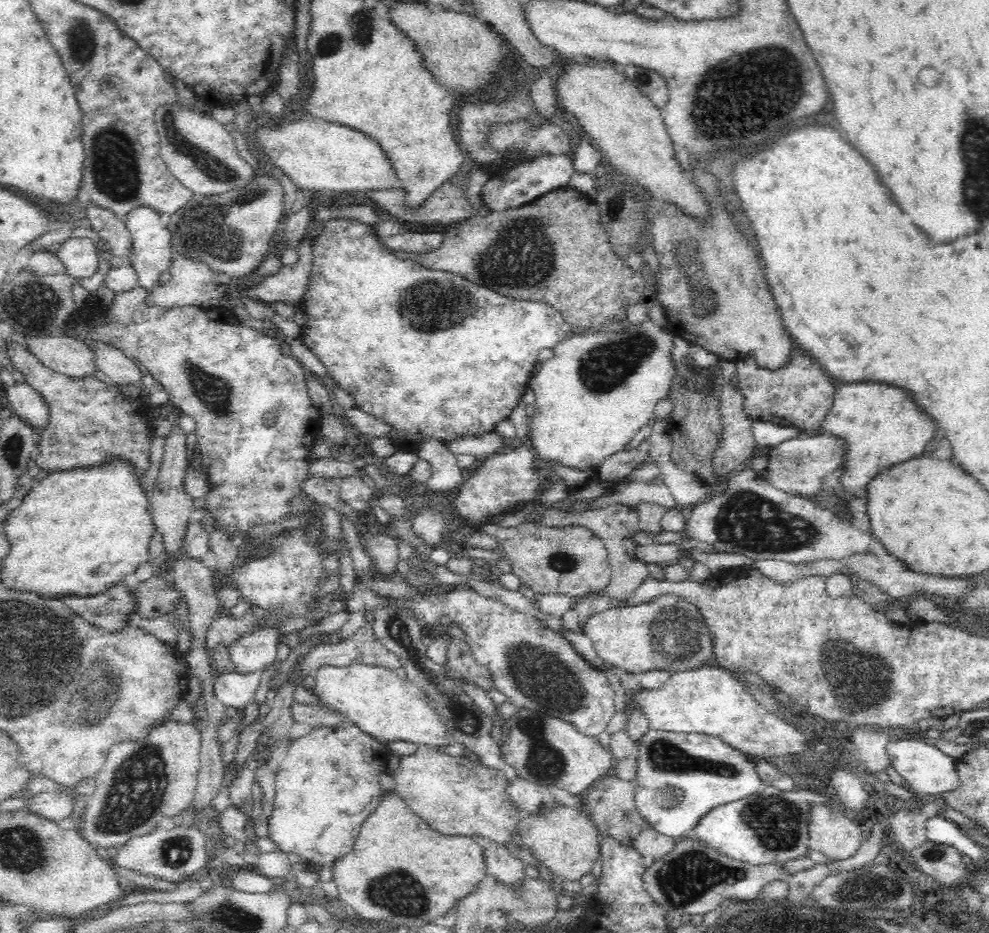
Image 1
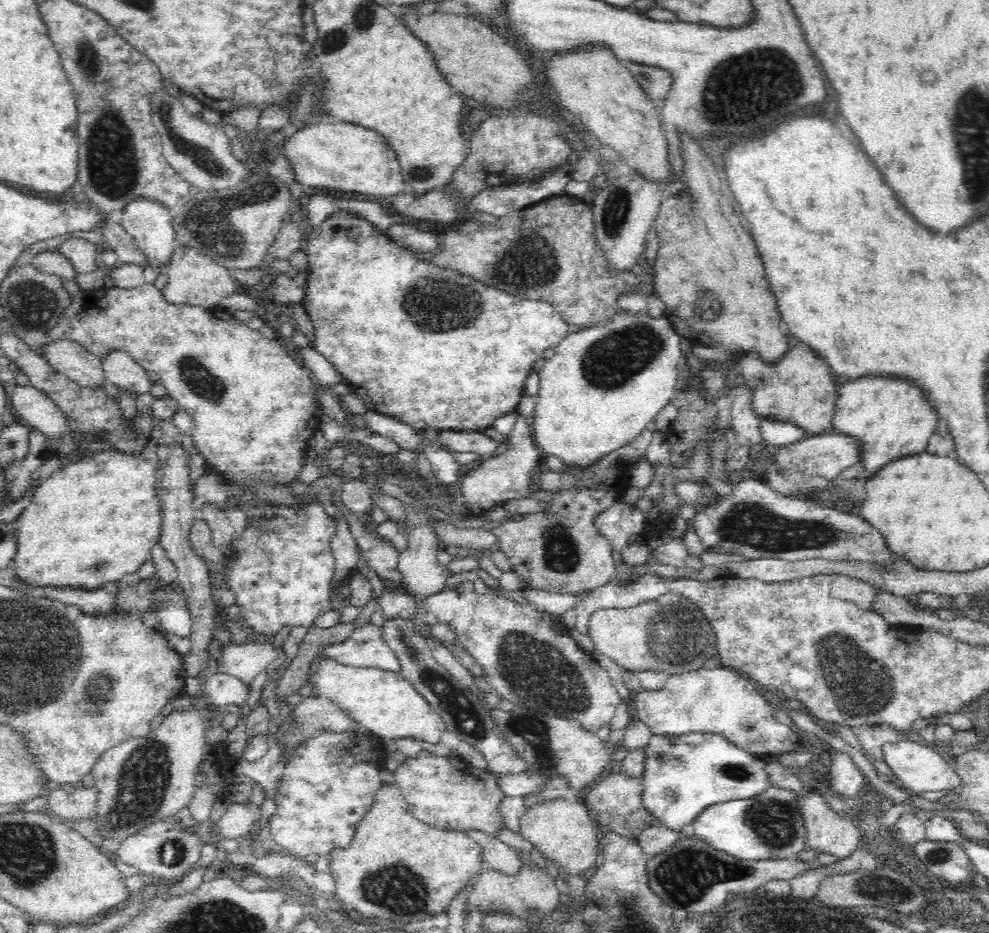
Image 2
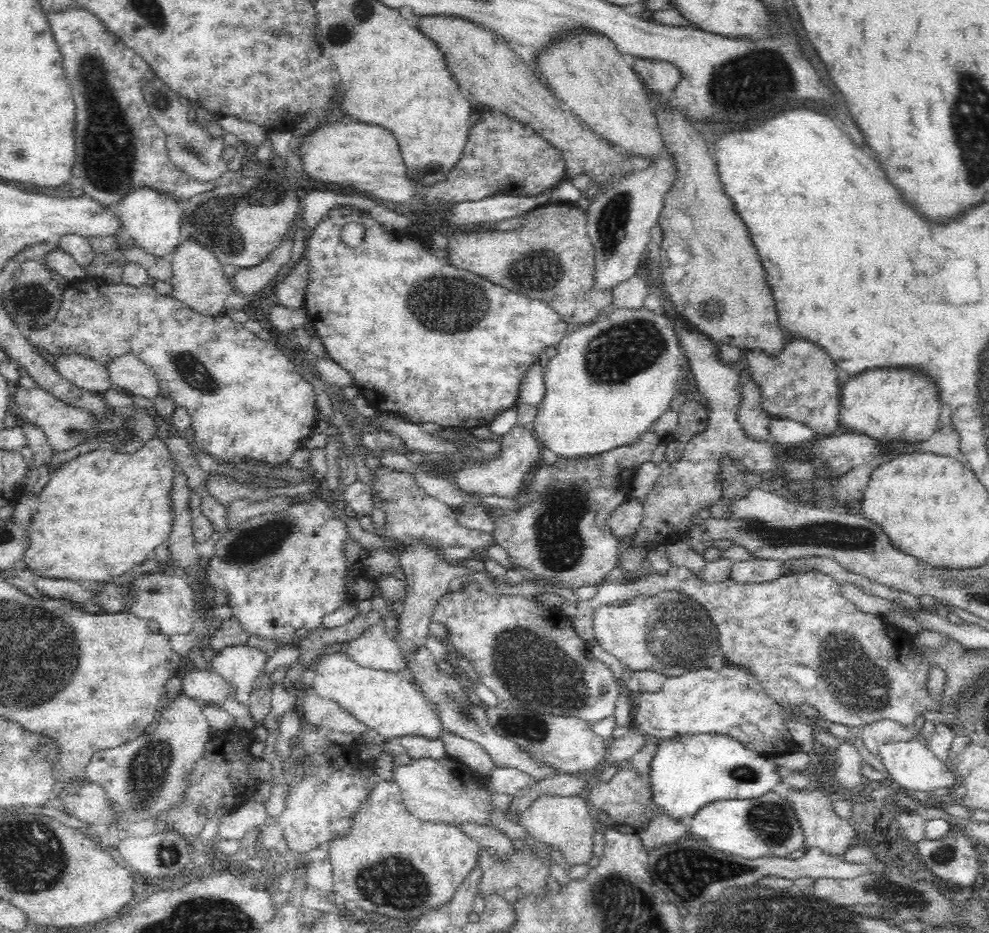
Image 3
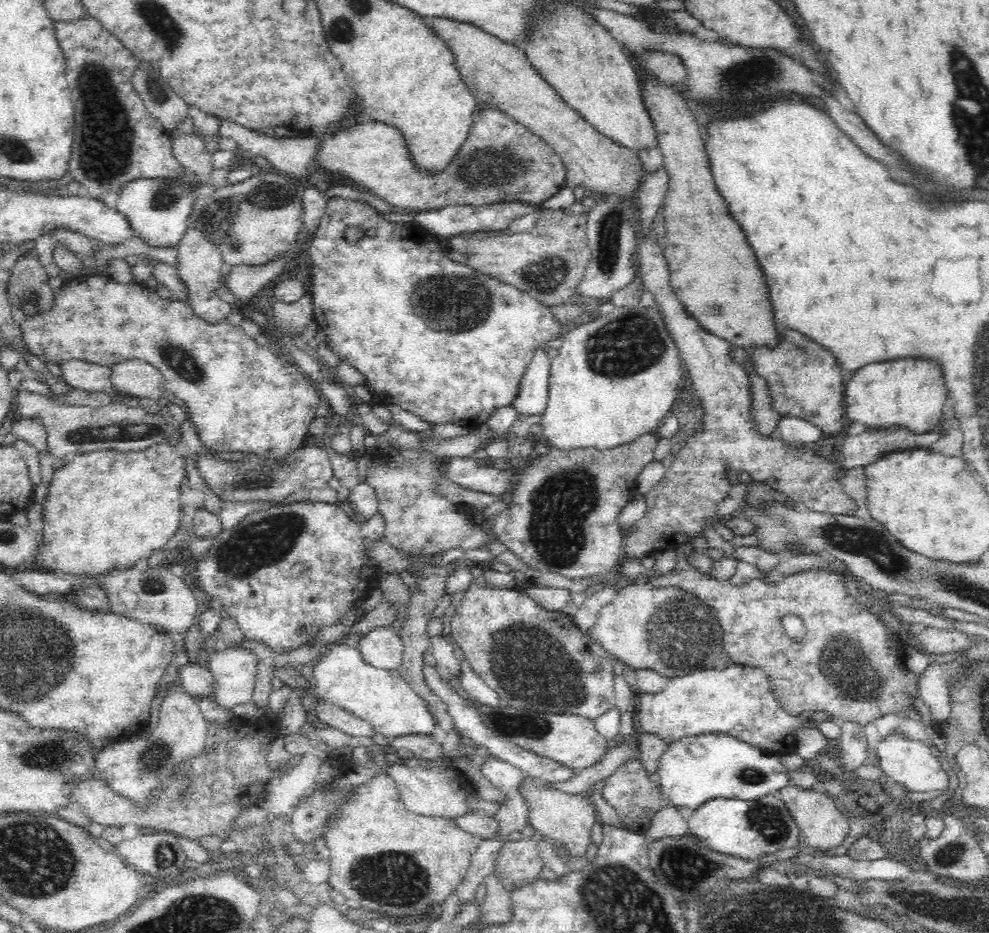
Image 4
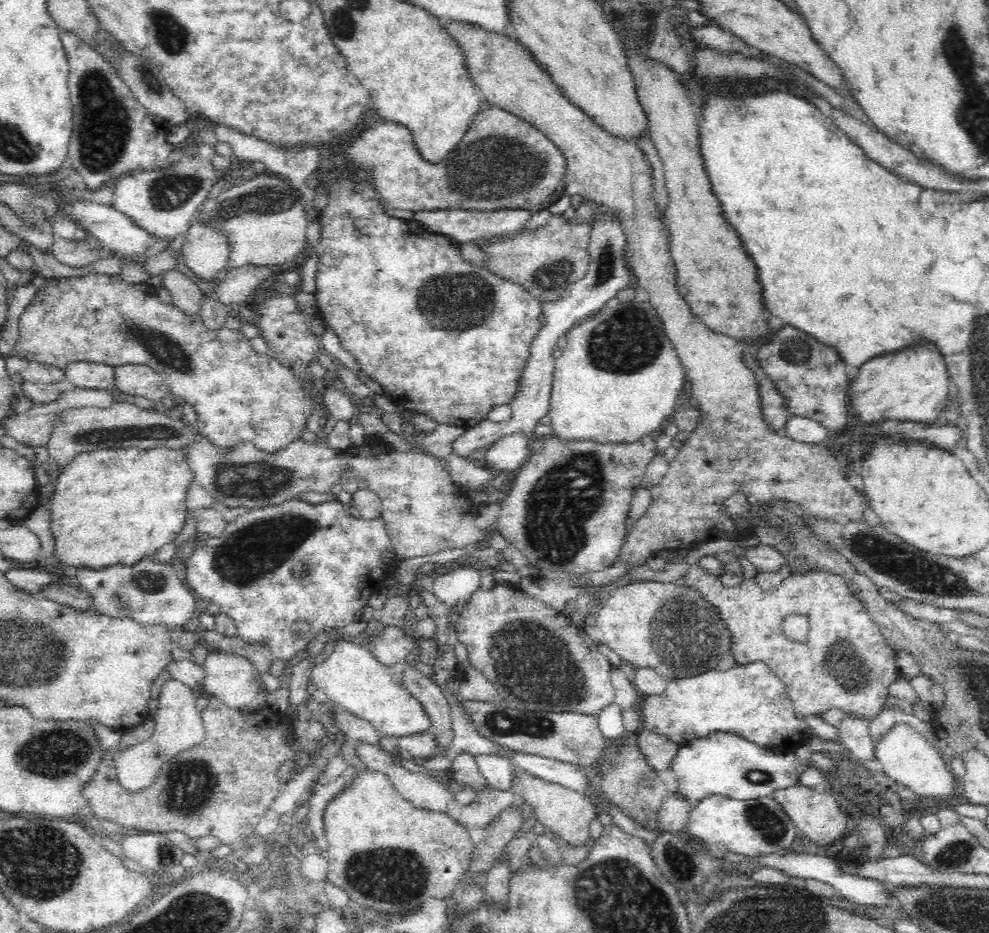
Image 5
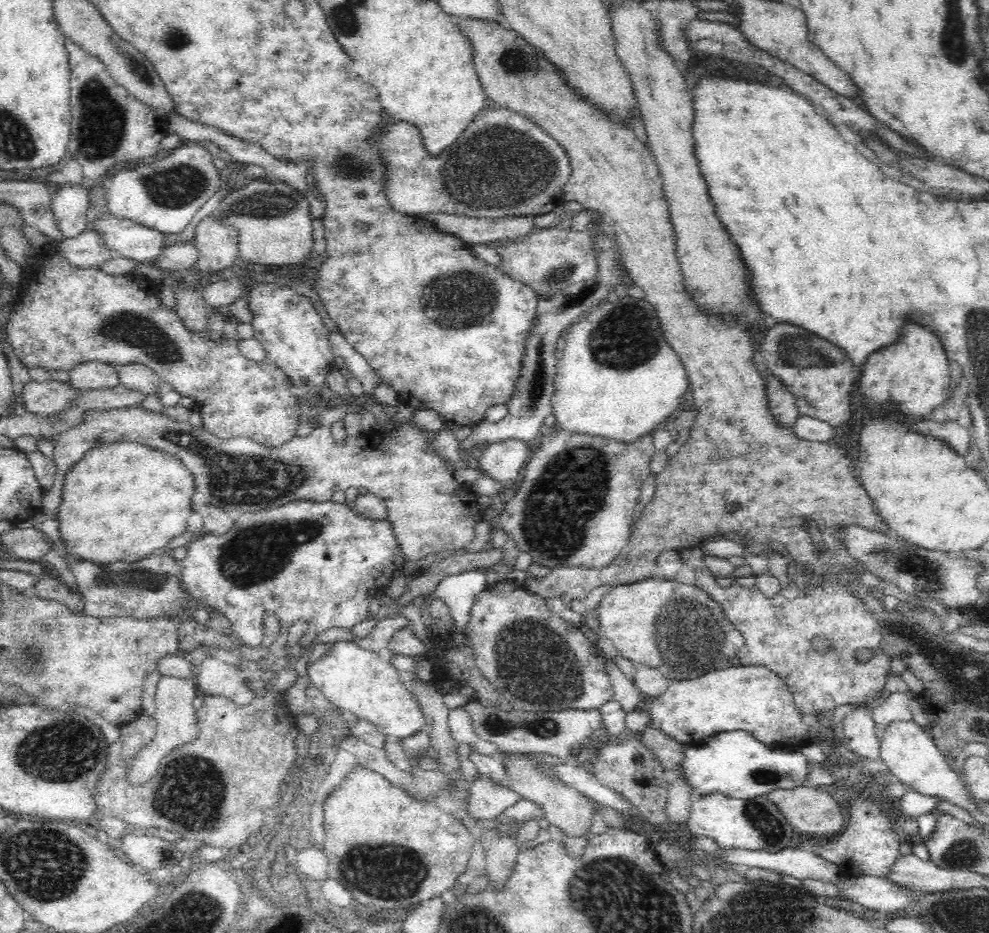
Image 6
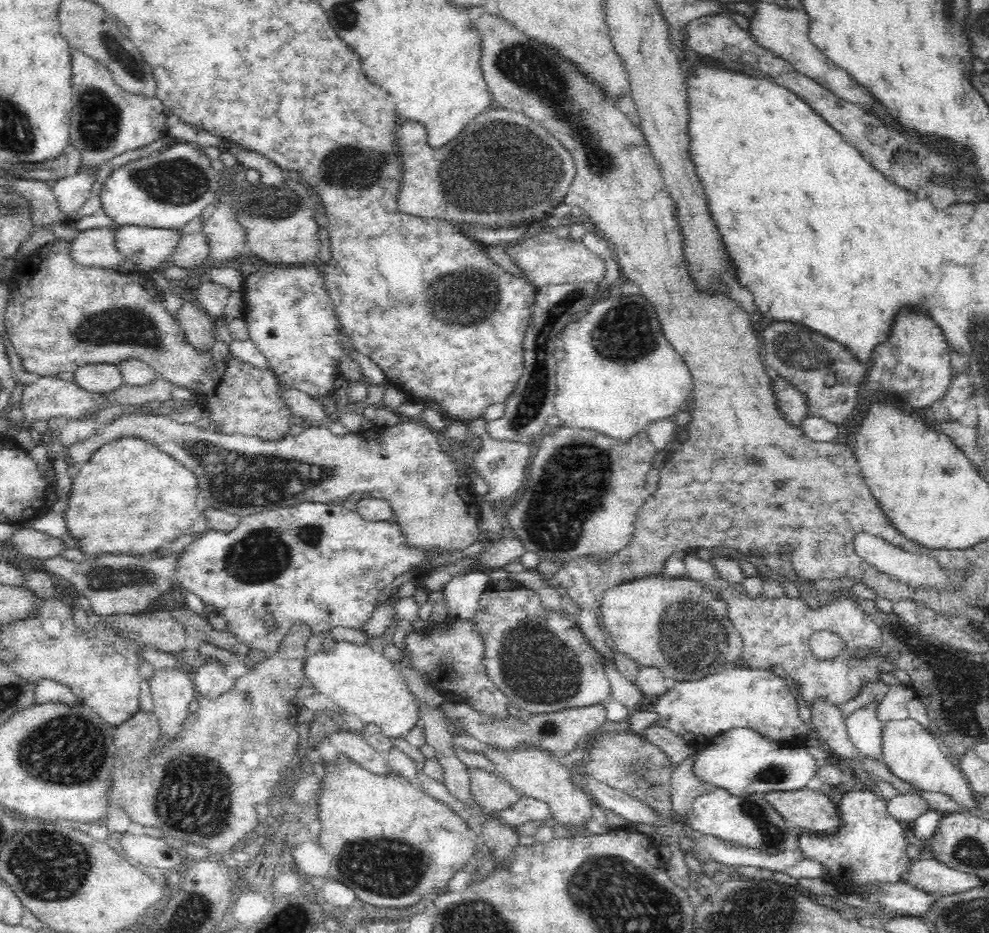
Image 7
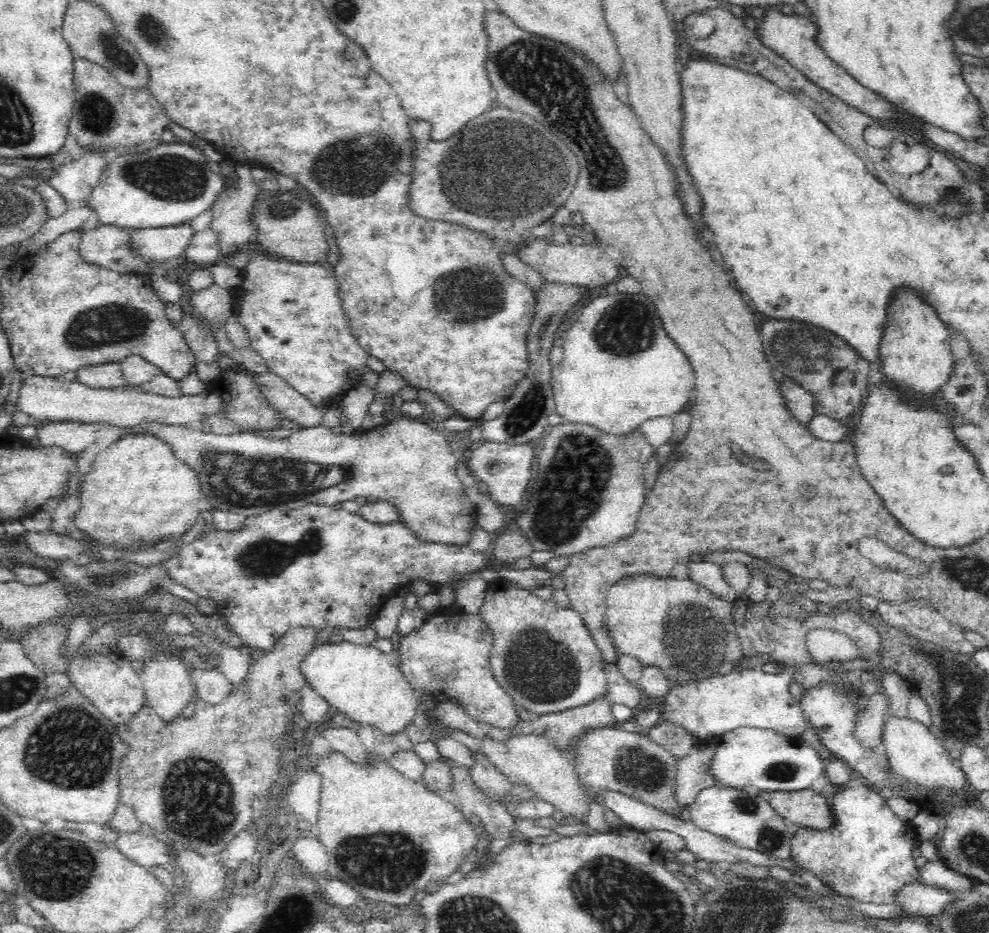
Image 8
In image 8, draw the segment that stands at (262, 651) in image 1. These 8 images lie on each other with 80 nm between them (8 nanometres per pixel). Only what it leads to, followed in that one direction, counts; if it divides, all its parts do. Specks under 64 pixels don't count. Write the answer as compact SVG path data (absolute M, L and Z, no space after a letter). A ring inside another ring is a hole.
M209 668L199 676L194 687L194 700L200 700L210 705L218 705L228 699L234 684L217 668Z

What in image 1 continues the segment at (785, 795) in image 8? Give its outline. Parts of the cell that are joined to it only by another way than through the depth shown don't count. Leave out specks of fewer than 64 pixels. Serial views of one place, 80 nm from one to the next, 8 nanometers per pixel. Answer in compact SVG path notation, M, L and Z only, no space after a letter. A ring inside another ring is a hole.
M826 802L811 806L808 826L810 850L818 850L832 861L854 856L865 839L854 816L835 811Z

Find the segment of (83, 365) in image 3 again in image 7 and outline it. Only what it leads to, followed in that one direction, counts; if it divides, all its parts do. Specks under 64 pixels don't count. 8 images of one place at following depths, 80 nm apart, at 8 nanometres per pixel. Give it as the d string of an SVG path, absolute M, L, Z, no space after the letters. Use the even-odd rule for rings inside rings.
M86 364L74 370L73 374L78 385L93 393L110 393L125 384L118 365Z

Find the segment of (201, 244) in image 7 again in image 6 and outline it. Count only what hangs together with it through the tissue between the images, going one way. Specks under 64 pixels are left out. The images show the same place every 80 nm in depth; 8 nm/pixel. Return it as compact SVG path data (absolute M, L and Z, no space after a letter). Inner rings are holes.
M177 241L172 246L164 248L162 254L152 260L151 265L166 272L174 272L184 270L184 268L193 268L196 260L198 260L196 243L194 241Z

